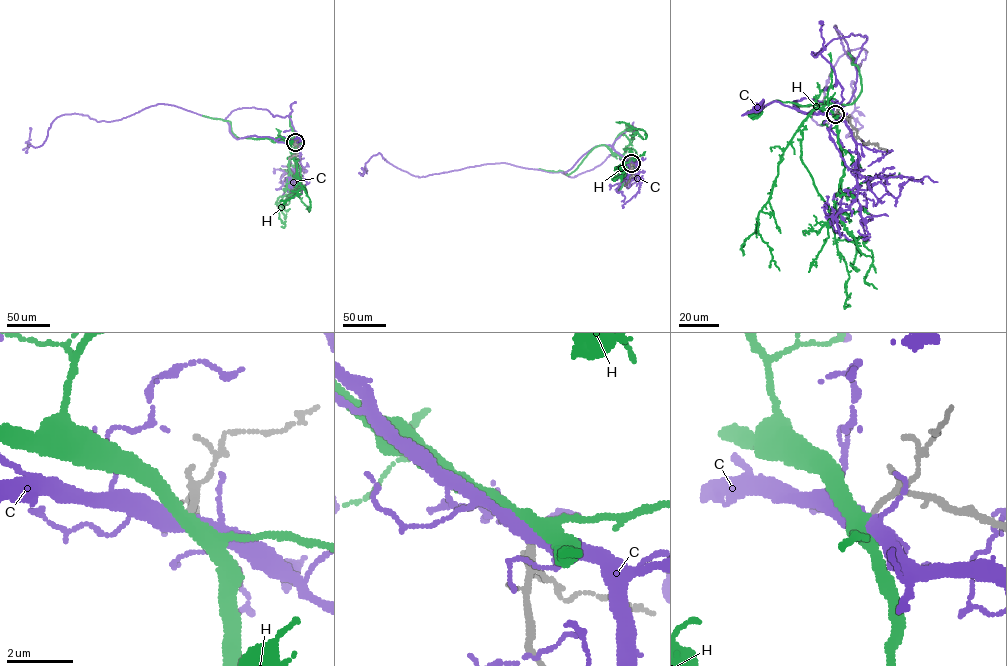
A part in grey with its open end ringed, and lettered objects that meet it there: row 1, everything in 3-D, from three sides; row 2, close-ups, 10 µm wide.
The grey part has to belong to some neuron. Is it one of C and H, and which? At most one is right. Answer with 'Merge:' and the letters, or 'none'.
Merge: H

